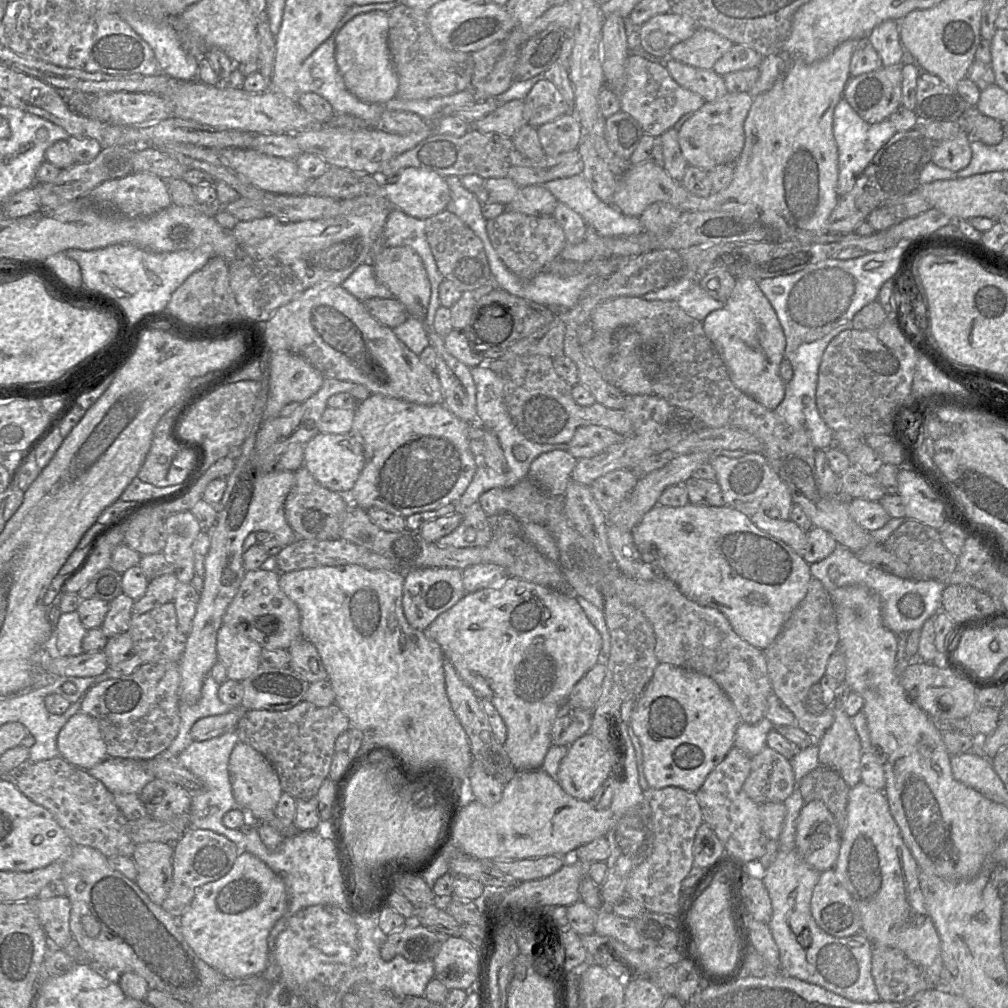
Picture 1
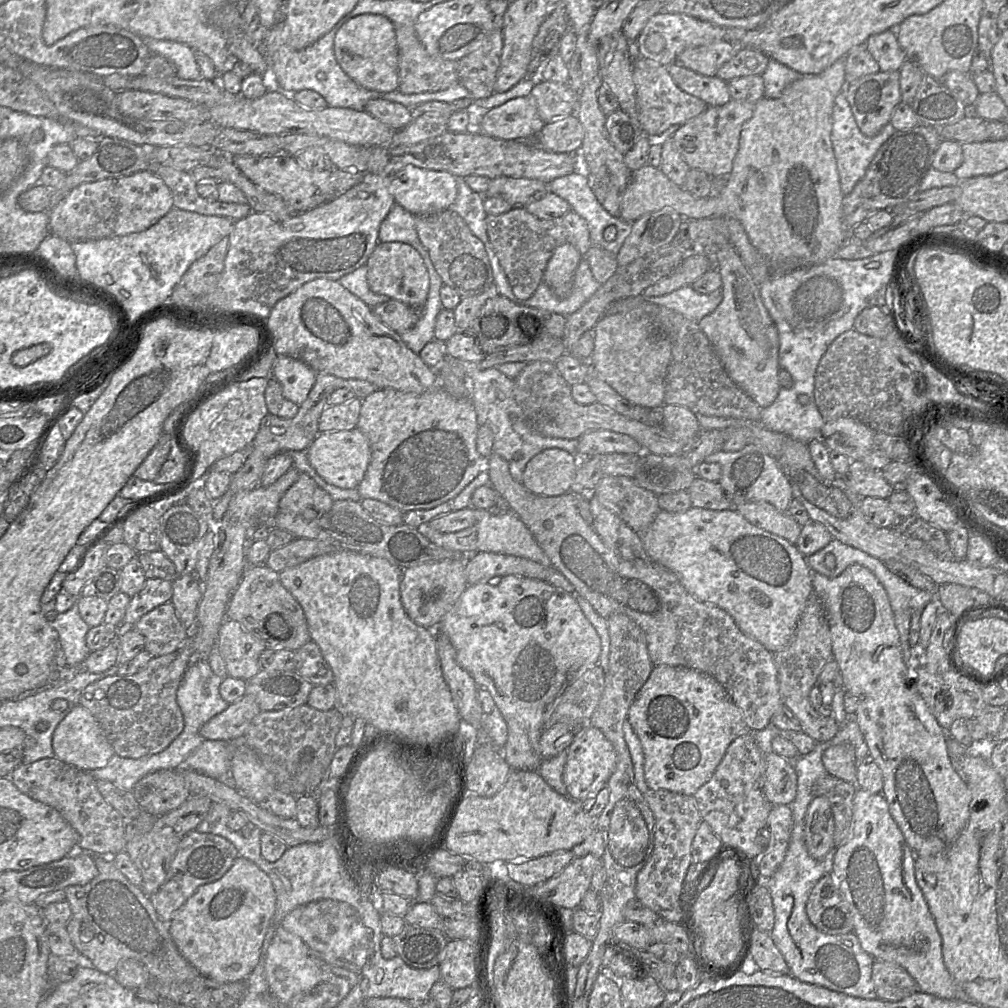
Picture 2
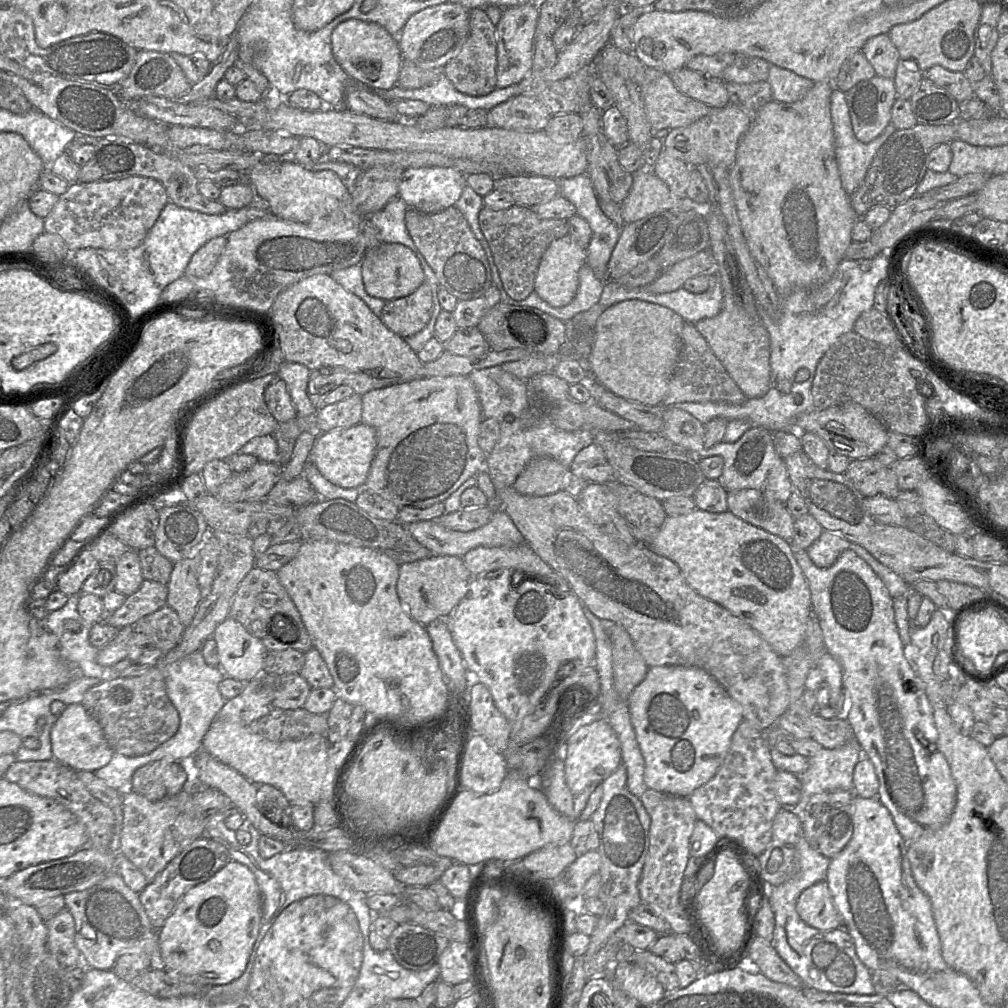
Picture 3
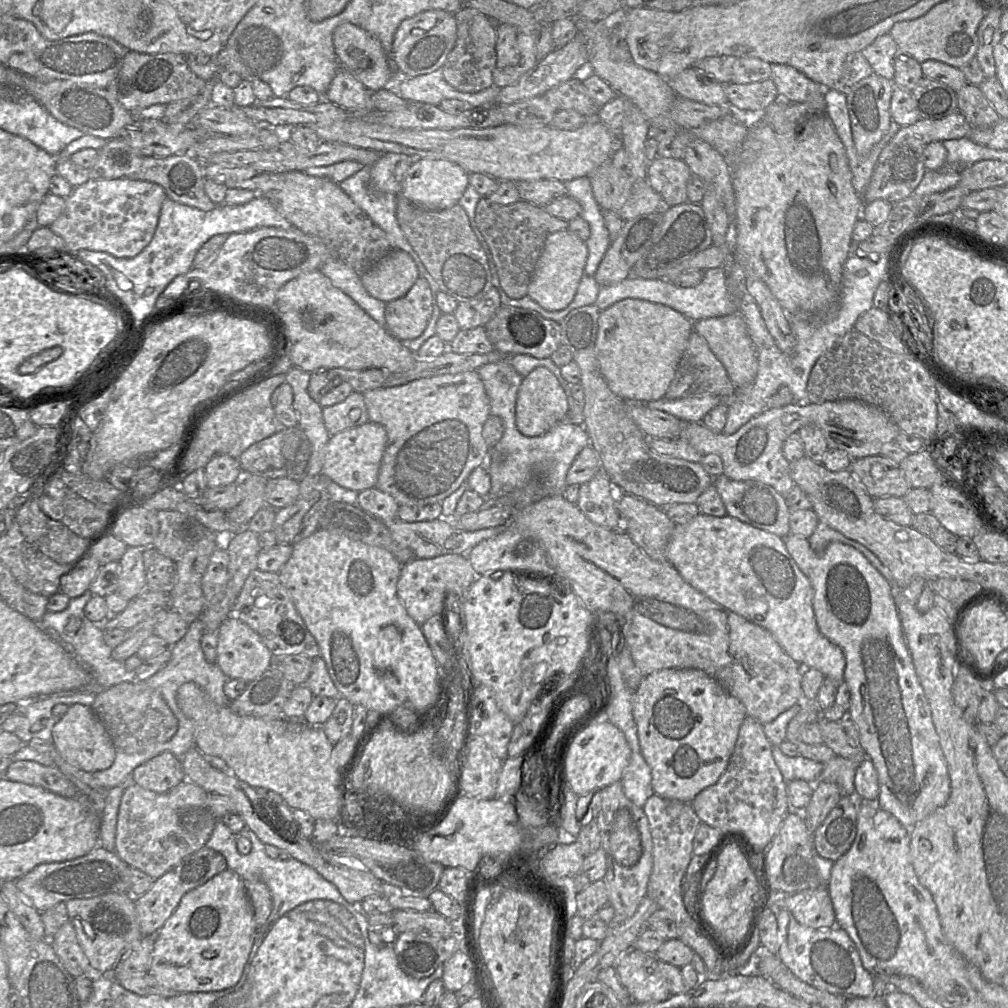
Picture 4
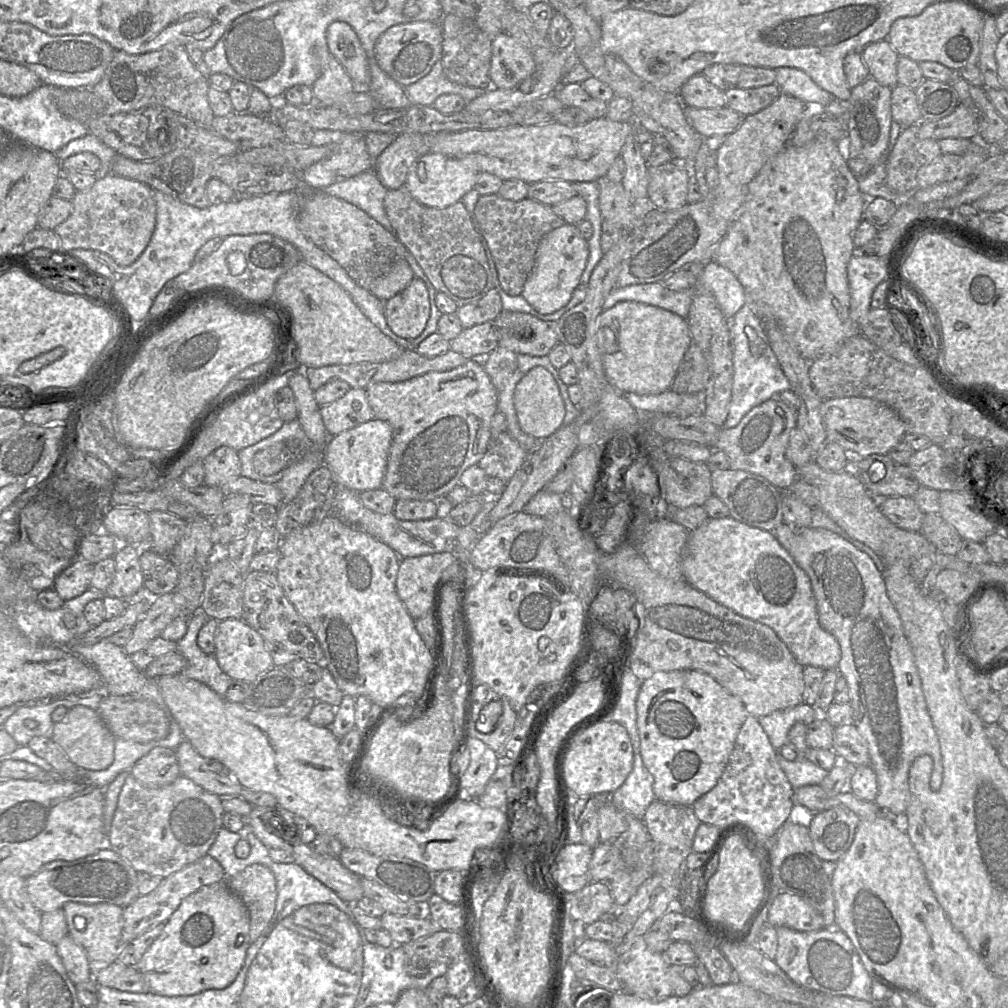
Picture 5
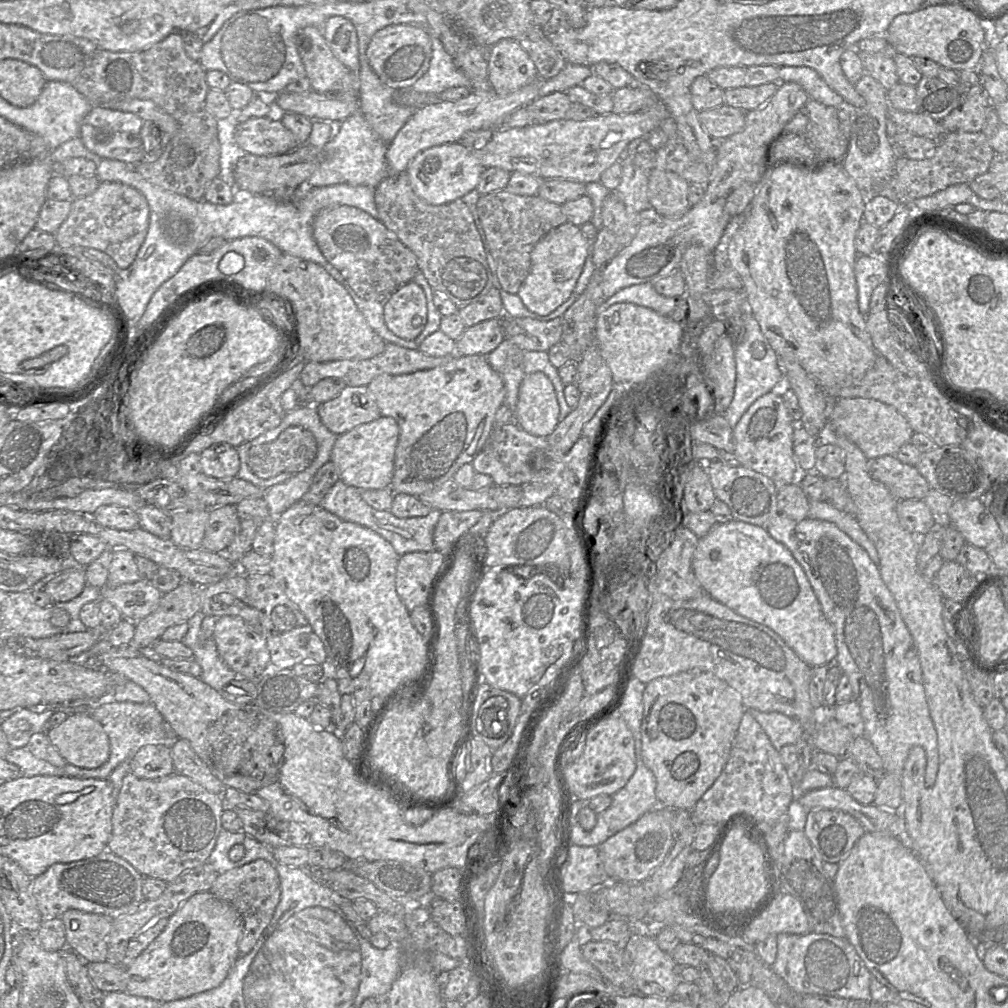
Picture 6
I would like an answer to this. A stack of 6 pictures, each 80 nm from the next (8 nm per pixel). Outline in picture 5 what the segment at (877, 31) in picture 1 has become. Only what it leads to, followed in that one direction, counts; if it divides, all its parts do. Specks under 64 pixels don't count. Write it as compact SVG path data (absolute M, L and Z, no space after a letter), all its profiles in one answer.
M888 39L868 44L861 50L861 55L870 77L890 88L898 84L897 60L899 55Z

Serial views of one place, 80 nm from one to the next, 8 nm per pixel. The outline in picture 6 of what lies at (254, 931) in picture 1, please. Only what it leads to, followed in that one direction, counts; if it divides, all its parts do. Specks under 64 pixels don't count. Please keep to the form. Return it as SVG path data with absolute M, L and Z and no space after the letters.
M210 891L193 895L175 911L165 929L149 946L125 967L125 992L133 996L169 1002L220 986L240 956L238 945L242 933L243 919L232 905L219 900Z

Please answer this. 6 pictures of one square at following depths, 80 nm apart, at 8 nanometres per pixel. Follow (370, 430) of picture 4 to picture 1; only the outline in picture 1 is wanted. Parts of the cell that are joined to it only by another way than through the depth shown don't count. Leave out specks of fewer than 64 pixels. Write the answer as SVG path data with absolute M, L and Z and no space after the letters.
M318 433L305 446L303 466L323 487L340 494L349 494L365 465L361 443L351 433Z

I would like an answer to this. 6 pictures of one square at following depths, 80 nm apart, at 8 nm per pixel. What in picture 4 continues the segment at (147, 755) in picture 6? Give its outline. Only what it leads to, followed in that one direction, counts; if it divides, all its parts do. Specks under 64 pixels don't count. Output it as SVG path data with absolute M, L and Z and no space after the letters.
M165 751L136 767L131 780L155 793L166 793L187 780L181 759Z

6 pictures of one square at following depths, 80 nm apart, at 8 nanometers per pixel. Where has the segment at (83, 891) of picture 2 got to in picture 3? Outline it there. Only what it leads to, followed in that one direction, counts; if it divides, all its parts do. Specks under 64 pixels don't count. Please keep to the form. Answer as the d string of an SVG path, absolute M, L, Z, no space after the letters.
M117 872L87 890L64 895L64 901L65 908L74 919L75 944L92 968L111 970L122 950L141 948L150 956L151 969L165 970L158 944L158 930L151 925L139 893L131 890Z

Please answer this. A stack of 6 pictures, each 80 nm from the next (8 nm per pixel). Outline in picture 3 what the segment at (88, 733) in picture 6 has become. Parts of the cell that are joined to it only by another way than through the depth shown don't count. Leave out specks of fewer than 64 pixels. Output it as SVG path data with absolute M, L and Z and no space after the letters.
M70 704L58 716L51 729L54 759L75 771L96 771L106 766L115 751L105 738L99 722L80 704Z

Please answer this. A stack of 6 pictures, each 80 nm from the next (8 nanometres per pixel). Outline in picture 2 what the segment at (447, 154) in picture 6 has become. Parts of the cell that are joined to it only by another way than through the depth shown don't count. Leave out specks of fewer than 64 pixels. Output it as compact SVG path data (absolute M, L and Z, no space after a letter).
M407 165L390 177L389 191L395 203L414 216L427 216L447 210L458 194L457 178L444 171Z

